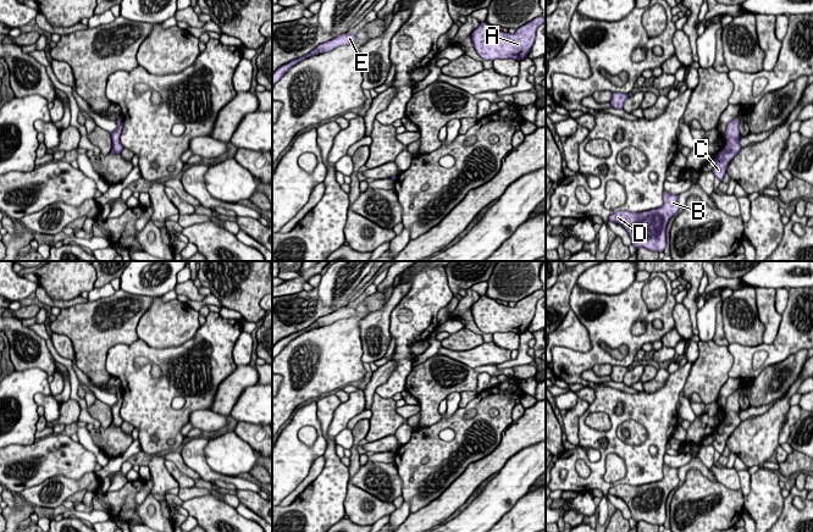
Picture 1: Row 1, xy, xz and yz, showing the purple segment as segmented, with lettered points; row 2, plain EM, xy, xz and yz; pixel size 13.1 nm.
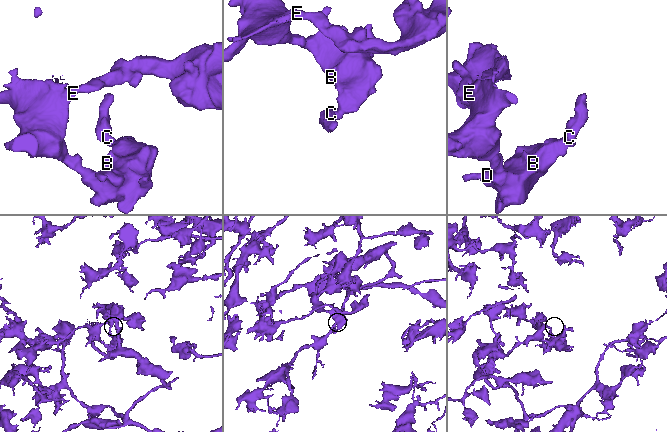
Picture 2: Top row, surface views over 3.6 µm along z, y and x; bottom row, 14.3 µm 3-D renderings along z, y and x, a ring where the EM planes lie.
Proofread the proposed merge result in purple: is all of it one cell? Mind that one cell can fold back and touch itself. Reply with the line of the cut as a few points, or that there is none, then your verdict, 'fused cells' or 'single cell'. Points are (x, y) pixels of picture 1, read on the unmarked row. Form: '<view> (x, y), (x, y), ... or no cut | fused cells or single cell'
no cut | single cell

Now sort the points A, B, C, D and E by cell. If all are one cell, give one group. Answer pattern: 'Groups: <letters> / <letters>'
Groups: A B C D E

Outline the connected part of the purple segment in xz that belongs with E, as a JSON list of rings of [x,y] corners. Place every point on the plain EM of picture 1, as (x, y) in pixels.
[[[344,306],[341,307],[326,316],[320,317],[316,320],[314,323],[311,323],[309,327],[300,329],[295,333],[292,333],[291,336],[278,340],[273,347],[272,347],[272,360],[282,351],[282,349],[294,338],[297,338],[300,334],[304,334],[308,331],[311,331],[314,328],[319,328],[322,326],[328,326],[338,320],[342,318],[349,318],[356,314],[354,307]]]

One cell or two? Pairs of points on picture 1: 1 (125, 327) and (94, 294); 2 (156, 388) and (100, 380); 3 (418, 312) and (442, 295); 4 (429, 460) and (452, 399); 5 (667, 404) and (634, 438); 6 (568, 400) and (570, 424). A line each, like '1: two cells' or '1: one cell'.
1: two cells
2: two cells
3: one cell
4: two cells
5: two cells
6: two cells

